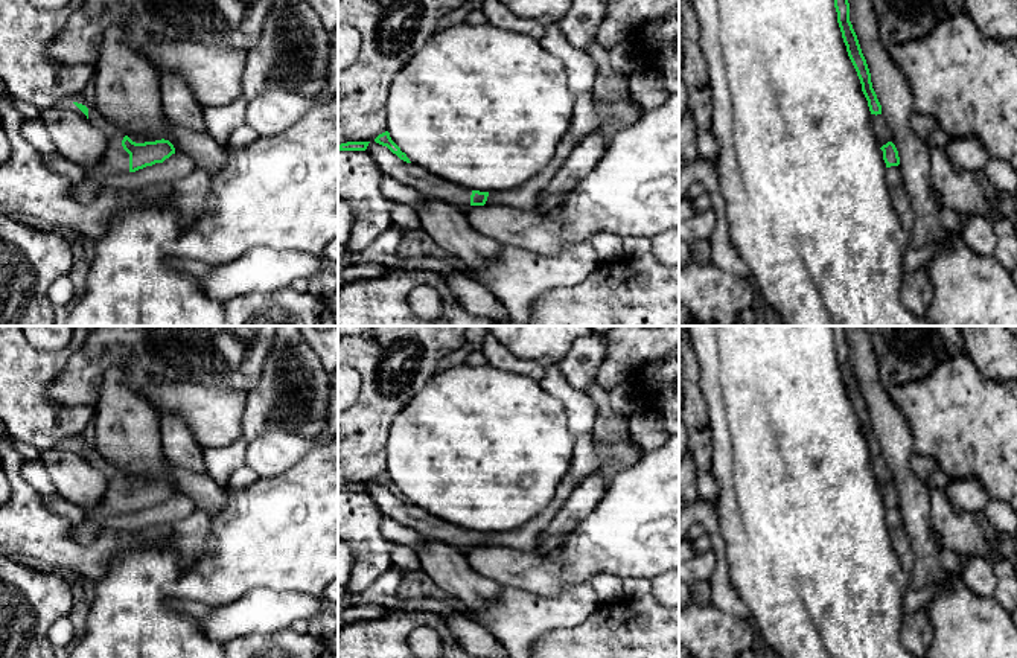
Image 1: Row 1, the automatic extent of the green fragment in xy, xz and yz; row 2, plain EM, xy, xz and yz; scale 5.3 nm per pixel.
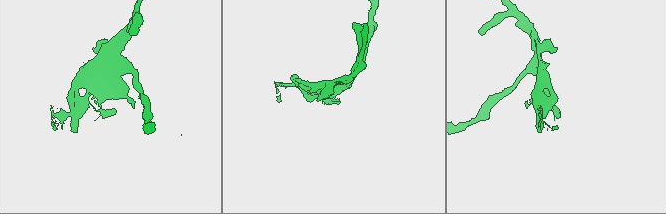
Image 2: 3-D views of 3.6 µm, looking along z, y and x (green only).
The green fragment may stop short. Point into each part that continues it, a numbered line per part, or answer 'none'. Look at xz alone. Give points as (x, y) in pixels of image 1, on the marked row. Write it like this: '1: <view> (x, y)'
1: xz (425, 183)

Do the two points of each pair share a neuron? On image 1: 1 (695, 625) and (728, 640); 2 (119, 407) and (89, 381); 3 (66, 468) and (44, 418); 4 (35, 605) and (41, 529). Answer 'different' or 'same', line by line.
1: same
2: different
3: different
4: different

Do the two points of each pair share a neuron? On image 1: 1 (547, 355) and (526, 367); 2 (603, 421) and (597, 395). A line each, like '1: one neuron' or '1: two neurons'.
1: two neurons
2: one neuron

